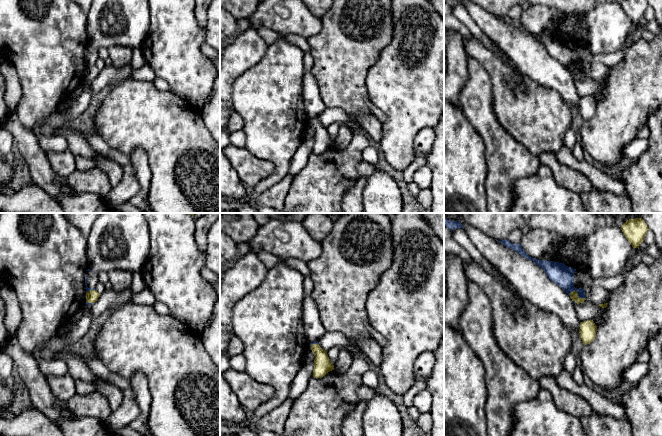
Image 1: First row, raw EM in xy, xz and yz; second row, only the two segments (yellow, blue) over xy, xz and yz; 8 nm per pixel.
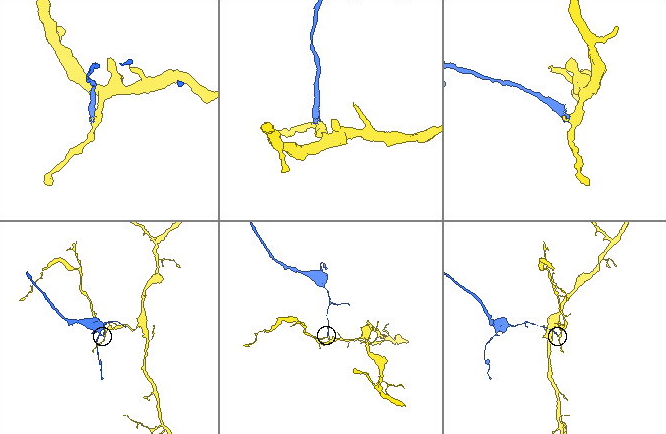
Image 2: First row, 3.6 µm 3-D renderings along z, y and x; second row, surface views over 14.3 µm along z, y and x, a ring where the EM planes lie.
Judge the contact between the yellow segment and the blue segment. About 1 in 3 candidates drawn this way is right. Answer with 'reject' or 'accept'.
reject

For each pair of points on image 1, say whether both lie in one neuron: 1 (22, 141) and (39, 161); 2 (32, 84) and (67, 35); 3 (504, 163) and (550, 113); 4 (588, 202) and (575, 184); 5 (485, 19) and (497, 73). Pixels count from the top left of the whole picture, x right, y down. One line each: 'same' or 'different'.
1: same
2: same
3: different
4: different
5: different

